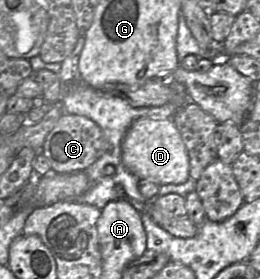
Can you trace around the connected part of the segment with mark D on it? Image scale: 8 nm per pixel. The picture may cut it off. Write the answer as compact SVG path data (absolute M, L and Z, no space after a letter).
M143 117L135 120L122 141L121 160L125 168L140 180L158 185L182 184L190 177L188 153L172 118L155 120Z

